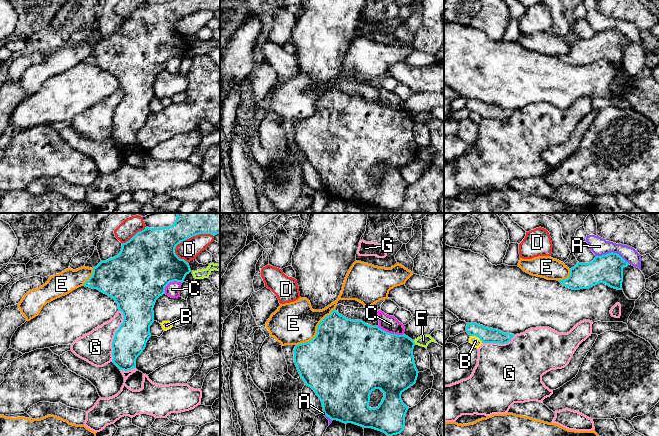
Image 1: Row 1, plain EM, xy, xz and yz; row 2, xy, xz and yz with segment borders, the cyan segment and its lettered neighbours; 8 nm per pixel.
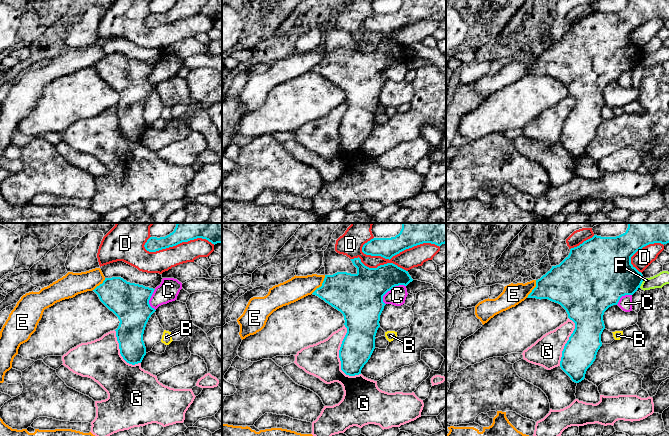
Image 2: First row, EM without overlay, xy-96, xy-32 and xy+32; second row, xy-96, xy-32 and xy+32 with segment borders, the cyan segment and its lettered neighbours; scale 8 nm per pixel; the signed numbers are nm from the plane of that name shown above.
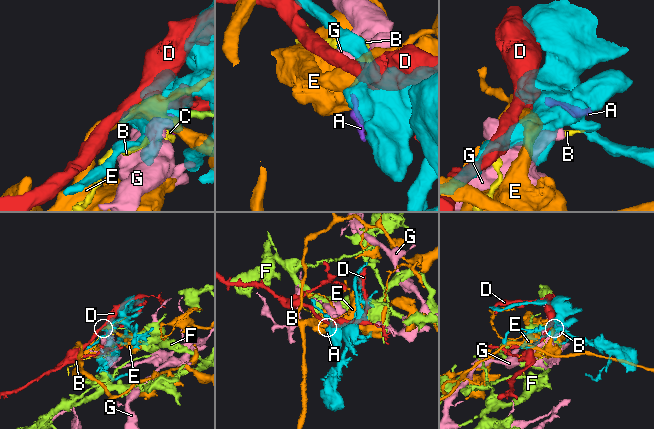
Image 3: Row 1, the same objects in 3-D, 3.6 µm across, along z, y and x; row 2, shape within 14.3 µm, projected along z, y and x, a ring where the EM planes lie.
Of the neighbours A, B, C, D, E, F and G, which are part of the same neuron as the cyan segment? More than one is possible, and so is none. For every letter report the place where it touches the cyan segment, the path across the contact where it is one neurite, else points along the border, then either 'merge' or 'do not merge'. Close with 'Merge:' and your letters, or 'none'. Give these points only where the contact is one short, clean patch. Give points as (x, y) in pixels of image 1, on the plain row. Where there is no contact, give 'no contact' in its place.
A: meets cyan in yz at (612, 28); border along yz (596, 31), (616, 28), (629, 39); do not merge
B: meets cyan in yz at (476, 112); do not merge
C: meets cyan in xz at (390, 109); do not merge
D: meets cyan in xy at (191, 12); do not merge
E: meets cyan in xz at (317, 107); border along xz (334, 84), (320, 98), (317, 109), (310, 116), (296, 121); do not merge
F: meets cyan in xz at (414, 118); border along xz (413, 117), (415, 119); do not merge
G: meets cyan in xy at (114, 112); do not merge
Merge: none

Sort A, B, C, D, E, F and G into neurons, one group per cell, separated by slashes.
A B / C / D / E / F / G

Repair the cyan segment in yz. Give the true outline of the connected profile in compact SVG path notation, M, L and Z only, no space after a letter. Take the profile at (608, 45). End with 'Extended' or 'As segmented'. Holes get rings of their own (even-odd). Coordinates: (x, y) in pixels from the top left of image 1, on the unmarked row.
M611 28L596 32L590 39L578 38L570 45L570 52L559 58L572 66L589 65L599 59L623 66L623 44L628 41L619 30Z. As segmented

